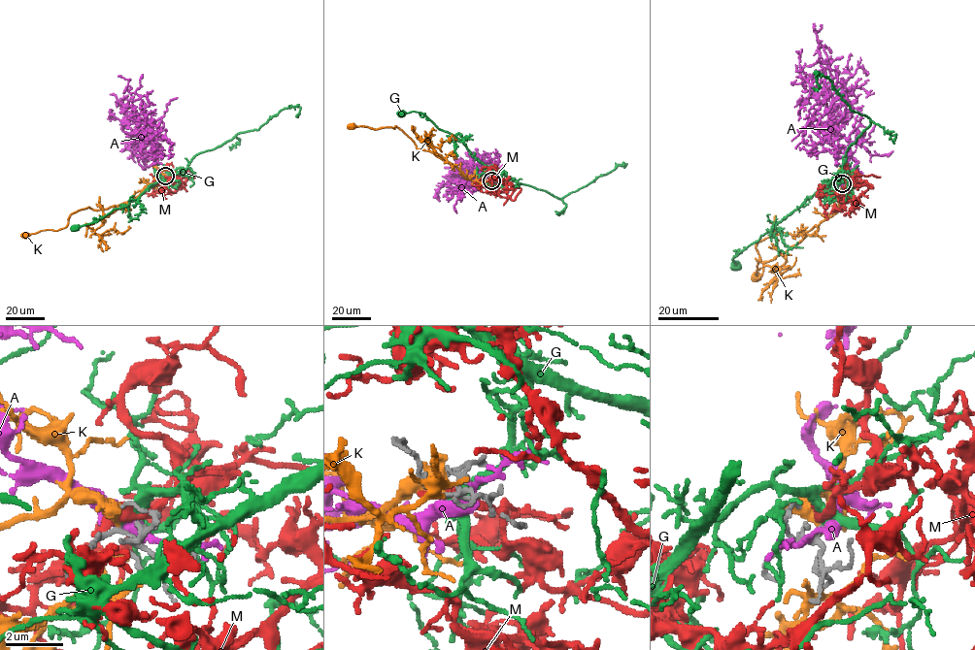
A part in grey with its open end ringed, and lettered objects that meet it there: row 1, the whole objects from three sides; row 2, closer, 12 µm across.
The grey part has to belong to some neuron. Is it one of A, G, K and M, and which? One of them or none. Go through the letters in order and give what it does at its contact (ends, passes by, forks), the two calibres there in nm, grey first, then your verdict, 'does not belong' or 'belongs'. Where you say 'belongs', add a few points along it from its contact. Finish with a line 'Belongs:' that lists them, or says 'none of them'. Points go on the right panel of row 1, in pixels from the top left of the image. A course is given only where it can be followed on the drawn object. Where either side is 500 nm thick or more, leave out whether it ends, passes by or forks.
A: it passes by | 130/420 nm | does not belong
G: it passes by | 120/260 nm | belongs | via (842, 183), (834, 179), (775, 223), (732, 259), (735, 266)
K: it ends | 120/400 nm | does not belong
M: it passes by | 110/280 nm | does not belong
Belongs: G

